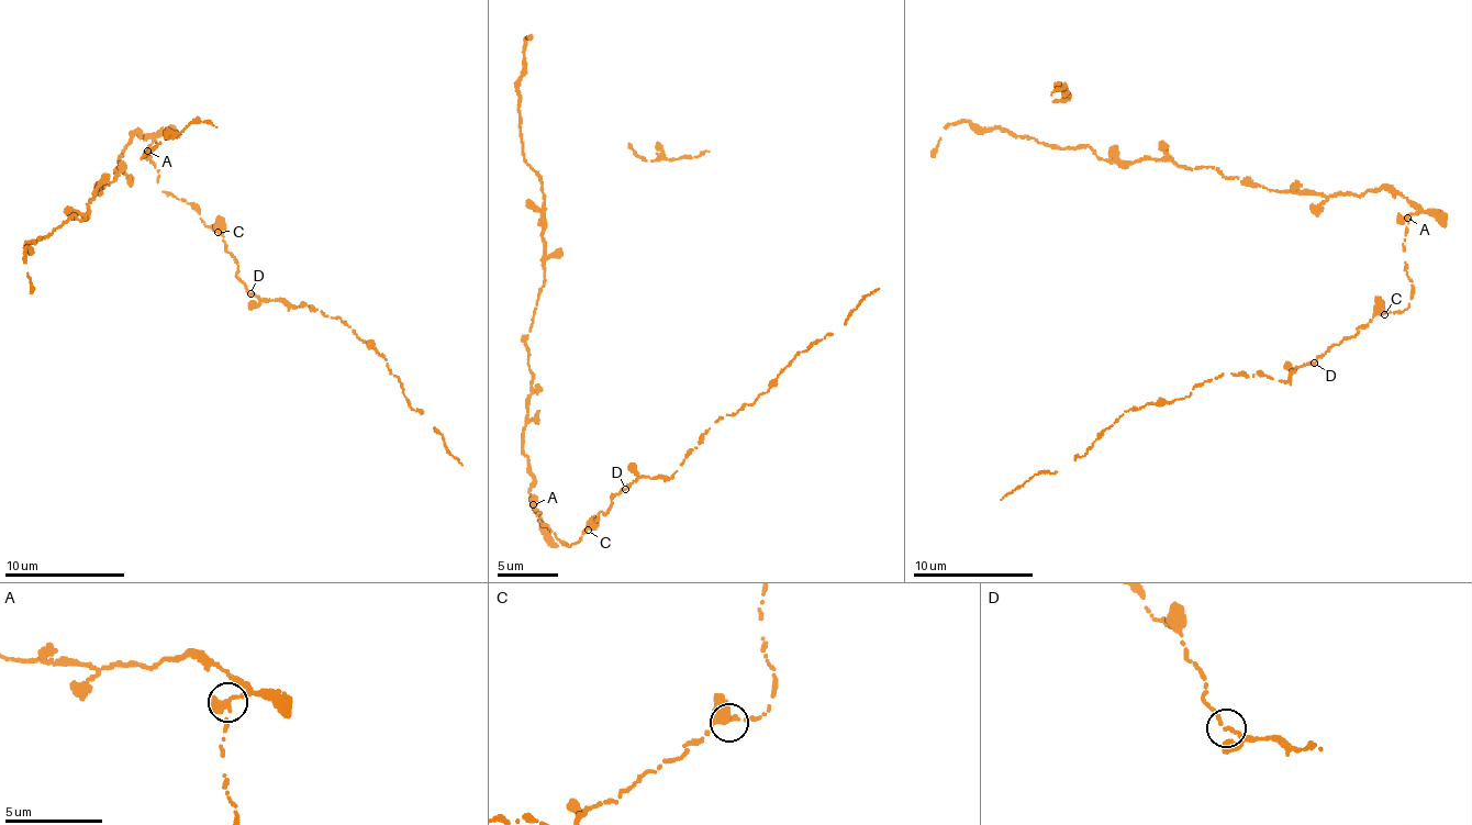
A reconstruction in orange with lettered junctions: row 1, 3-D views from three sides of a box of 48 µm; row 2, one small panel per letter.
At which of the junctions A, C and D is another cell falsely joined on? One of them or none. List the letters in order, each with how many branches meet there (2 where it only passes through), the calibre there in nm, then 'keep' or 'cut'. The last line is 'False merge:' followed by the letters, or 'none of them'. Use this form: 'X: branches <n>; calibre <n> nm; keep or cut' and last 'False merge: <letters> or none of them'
A: branches 2; calibre 340 nm; cut
C: branches 3; calibre 320 nm; keep
D: branches 2; calibre 190 nm; keep
False merge: A

